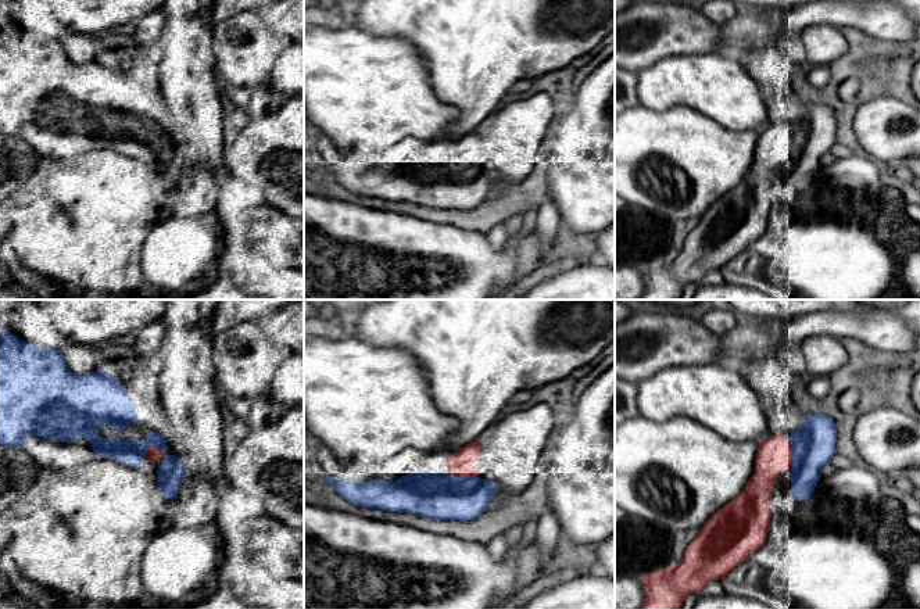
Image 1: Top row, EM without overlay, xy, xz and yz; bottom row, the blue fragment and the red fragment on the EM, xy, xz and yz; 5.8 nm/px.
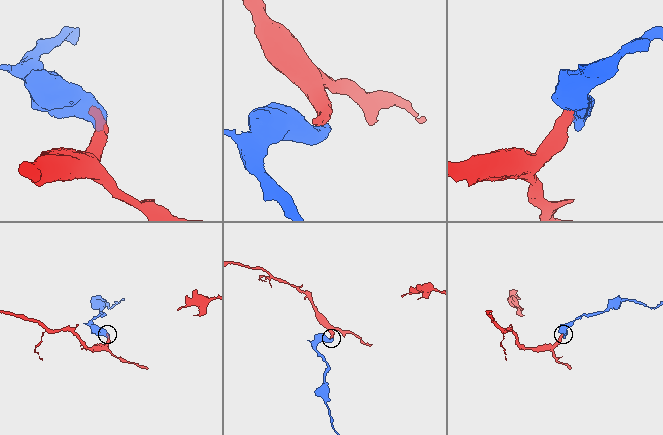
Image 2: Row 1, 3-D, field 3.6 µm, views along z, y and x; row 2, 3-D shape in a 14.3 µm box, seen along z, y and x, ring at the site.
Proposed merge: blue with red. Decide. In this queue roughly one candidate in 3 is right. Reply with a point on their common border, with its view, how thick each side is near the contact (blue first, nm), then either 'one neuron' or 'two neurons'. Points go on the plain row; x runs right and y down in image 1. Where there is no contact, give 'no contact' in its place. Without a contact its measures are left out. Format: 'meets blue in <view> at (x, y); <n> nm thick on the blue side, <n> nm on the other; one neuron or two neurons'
meets blue in xy at (151, 135); 150 nm thick on the blue side, 80 nm on the other; one neuron

